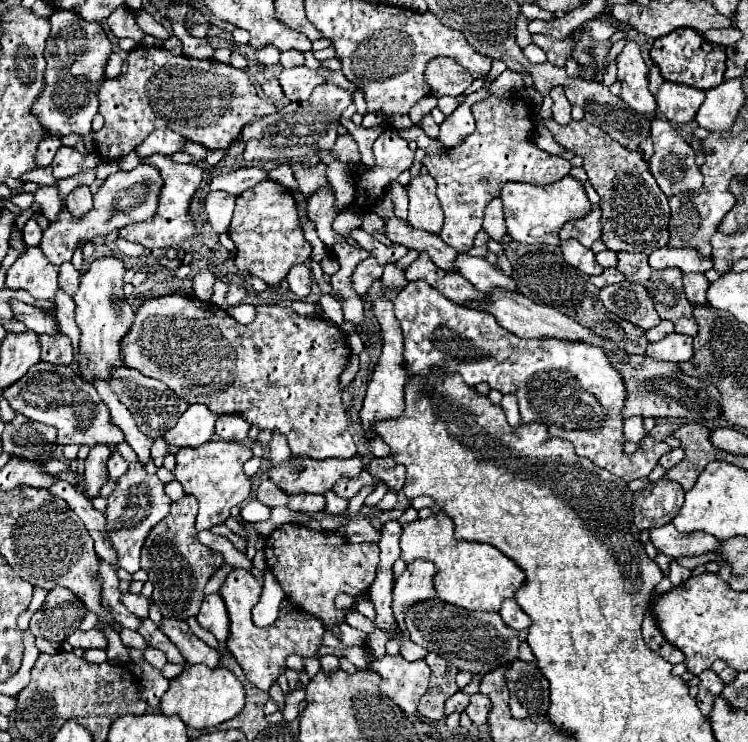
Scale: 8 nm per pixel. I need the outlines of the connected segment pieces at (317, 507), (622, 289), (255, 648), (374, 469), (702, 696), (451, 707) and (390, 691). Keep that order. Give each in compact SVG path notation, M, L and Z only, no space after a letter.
M294 494L288 496L288 508L296 512L322 512L324 510L324 496L322 494Z
M630 282L610 284L600 290L600 300L612 314L636 324L642 330L650 330L660 324L660 316L654 310L654 304L644 286Z
M232 568L220 588L220 596L226 602L226 610L230 616L230 638L226 642L228 650L232 652L232 656L238 660L238 664L242 666L246 678L260 690L268 690L270 684L274 684L278 680L280 670L286 668L284 660L288 654L298 654L298 656L314 656L320 648L320 638L324 634L322 622L314 620L312 616L300 614L298 608L294 608L294 604L290 600L282 602L280 608L280 616L276 620L276 624L272 624L270 628L258 628L254 626L252 618L250 618L250 610L252 606L258 602L260 592L262 592L264 578L255 578L246 570L238 570Z
M388 456L388 458L374 458L374 460L366 466L366 470L368 470L374 478L384 480L390 490L400 492L402 486L404 486L406 470L404 470L404 466L396 464L392 456Z
M706 670L702 672L700 676L700 684L698 684L698 696L696 696L696 702L698 702L698 708L702 710L704 716L710 714L712 710L712 702L714 702L714 696L718 696L722 692L722 680L718 680L718 674L714 670Z
M458 690L456 696L450 696L450 700L446 700L446 714L450 712L464 712L468 706L468 694Z
M400 654L382 658L372 656L370 670L380 674L382 684L380 690L404 712L416 712L420 696L428 688L430 666L424 660L408 662Z

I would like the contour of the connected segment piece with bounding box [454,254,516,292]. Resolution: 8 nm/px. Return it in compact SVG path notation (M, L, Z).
M458 254L458 260L454 260L454 266L480 292L490 292L492 288L504 288L508 292L516 290L516 282L512 278L508 278L498 266L490 264L482 256Z

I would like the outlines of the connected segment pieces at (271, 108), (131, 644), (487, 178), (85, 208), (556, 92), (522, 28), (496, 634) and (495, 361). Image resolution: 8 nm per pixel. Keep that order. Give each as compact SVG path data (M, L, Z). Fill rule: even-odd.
M138 46L128 56L126 74L100 84L100 114L106 124L96 132L94 144L104 160L118 160L132 152L150 132L164 126L204 148L220 150L228 148L252 118L272 112L276 112L276 106L256 94L244 70L212 60L174 56L156 46ZM180 66L186 74L182 82L180 78L176 80Z
M122 628L122 630L120 630L120 638L122 638L122 644L124 644L126 648L138 648L138 650L144 650L144 648L148 646L146 640L144 640L138 632L128 630L128 628Z
M488 96L482 102L476 102L472 106L474 118L476 118L476 130L456 148L446 150L440 156L426 156L424 166L432 174L432 178L438 184L438 198L444 210L444 226L440 230L440 238L450 244L456 252L468 252L474 246L474 236L482 230L482 218L488 202L500 194L500 184L514 180L514 182L528 182L528 184L548 184L564 178L572 164L566 158L552 156L544 150L540 150L534 140L534 110L530 102L522 96L514 98L498 98L498 96Z
M78 186L74 188L68 198L66 198L66 208L68 212L78 218L78 216L84 216L86 212L90 212L92 208L92 194L90 194L90 188L88 186Z
M554 86L550 90L550 96L554 100L554 108L552 108L552 114L554 114L554 120L558 124L568 124L570 122L570 110L572 110L572 104L568 102L566 94L564 94L564 86Z
M520 14L518 24L516 24L516 44L520 48L526 48L532 42L532 38L530 38L530 32L528 32L528 24L522 24L522 22L524 20L522 20L522 14Z
M432 598L408 610L404 622L414 644L450 660L458 670L484 674L518 658L518 630L506 626L498 612L470 612Z
M408 282L396 296L394 308L404 332L404 368L408 376L426 380L438 372L440 376L436 378L444 380L460 374L468 386L488 382L490 388L502 394L516 394L522 422L546 424L550 436L572 442L578 456L592 460L624 482L646 478L658 464L658 458L670 450L668 444L646 436L634 456L624 454L620 408L624 406L626 388L602 348L572 340L518 340L492 314L454 304L426 282ZM598 388L610 388L612 396L598 400Z

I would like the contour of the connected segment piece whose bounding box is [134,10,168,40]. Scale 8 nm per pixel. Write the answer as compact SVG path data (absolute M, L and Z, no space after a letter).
M146 10L134 12L134 14L136 14L136 22L144 30L144 34L150 34L150 36L154 36L158 40L166 40L168 38L166 28L158 20L154 20L154 16L150 16Z

